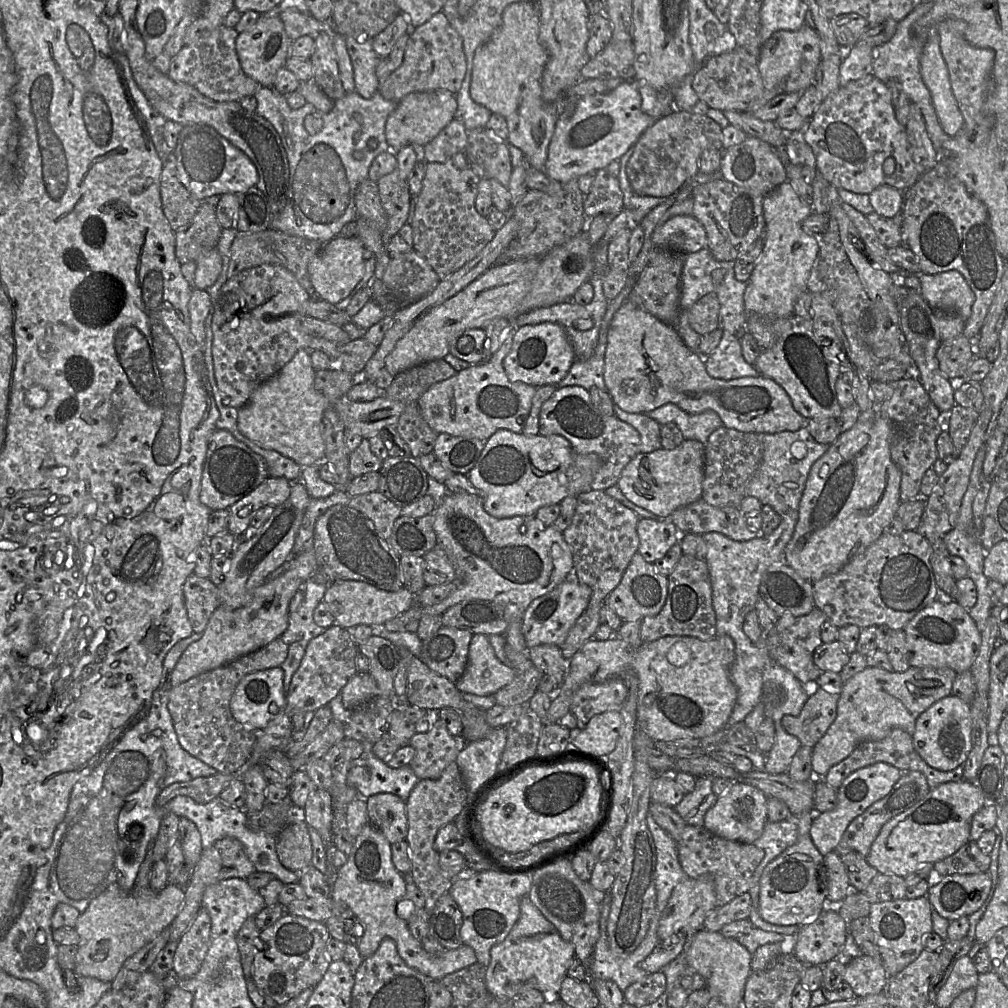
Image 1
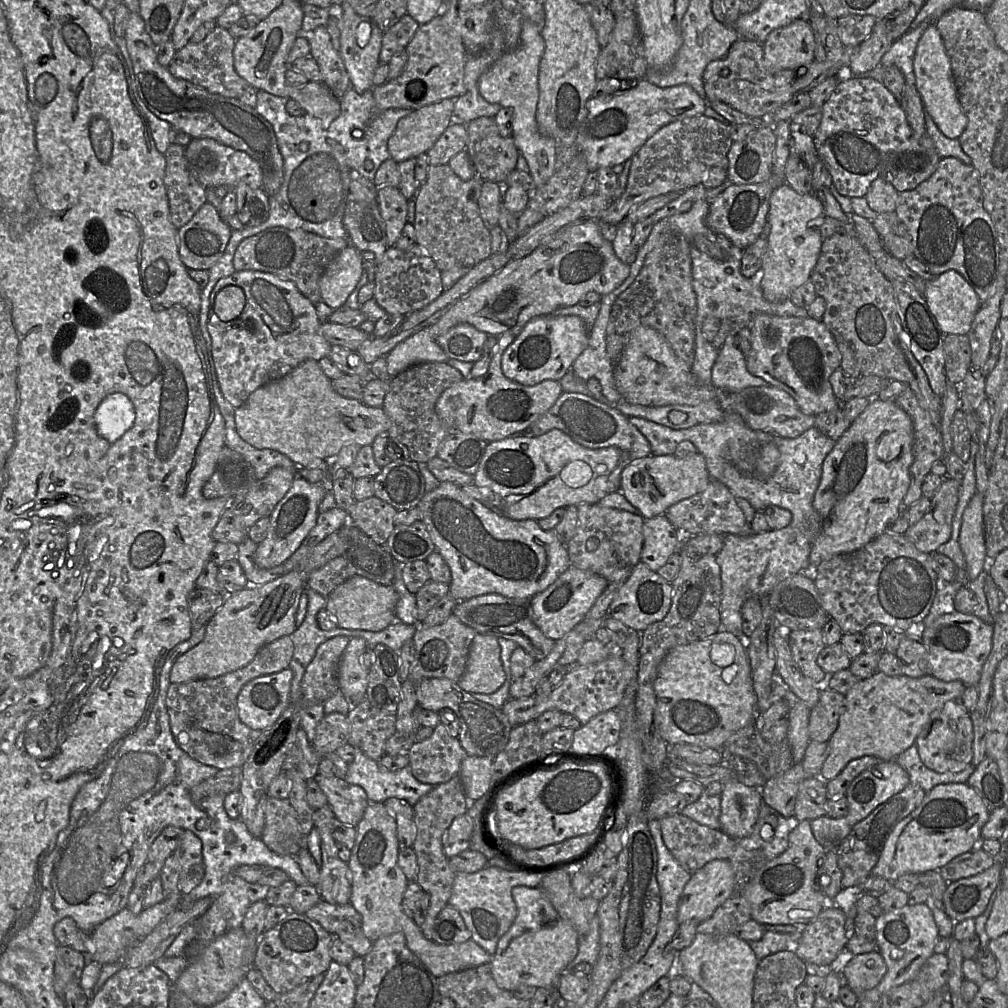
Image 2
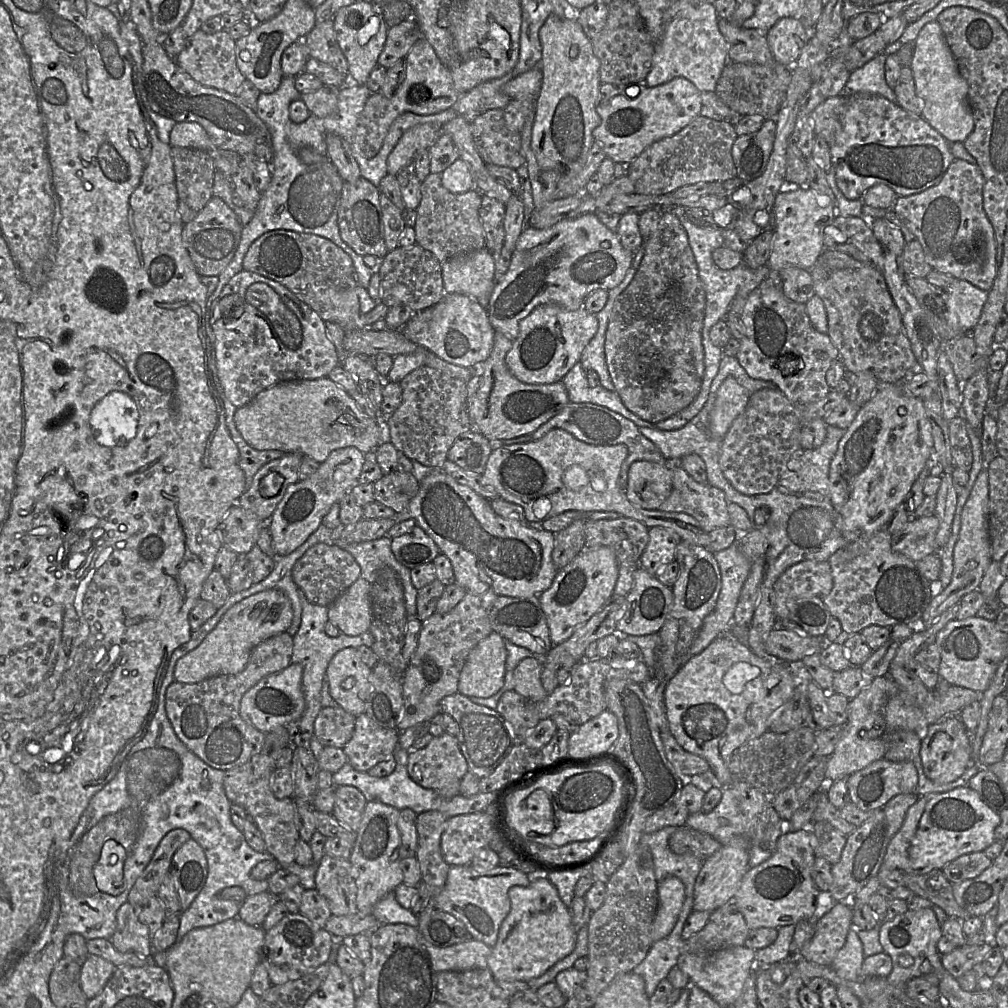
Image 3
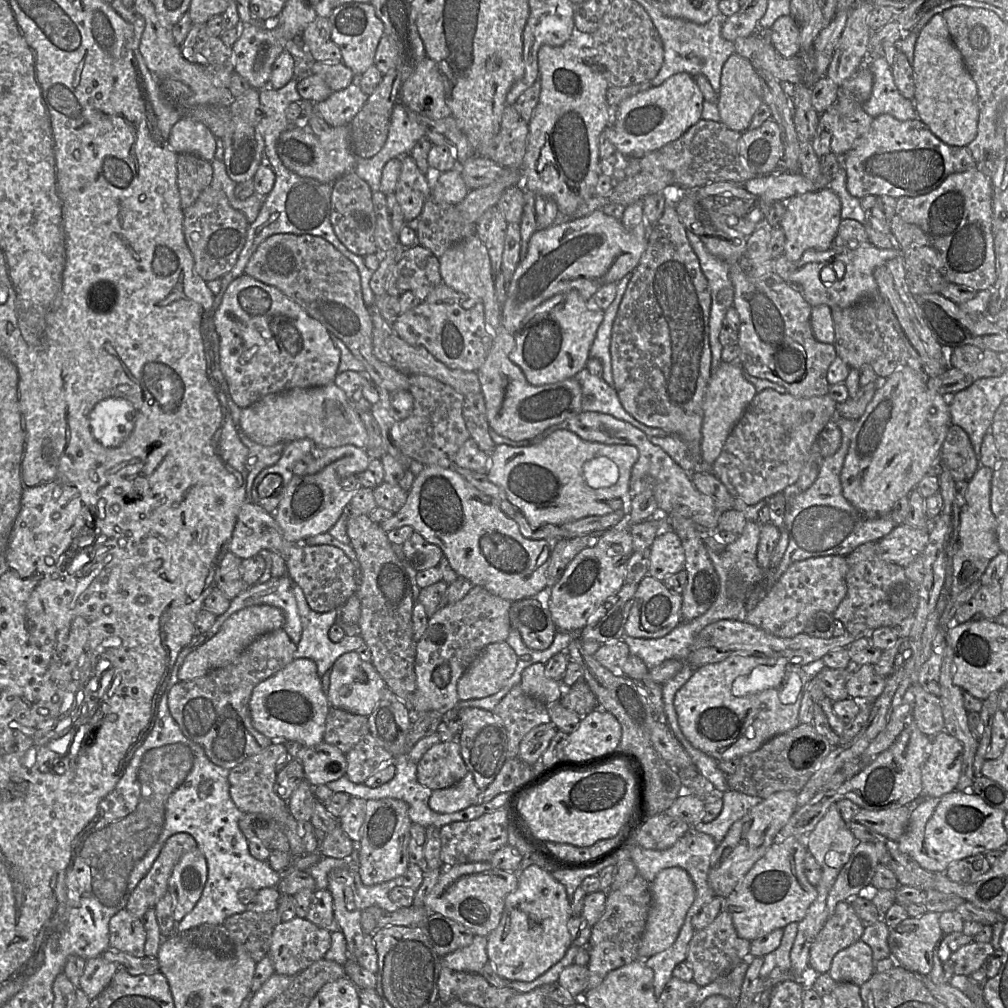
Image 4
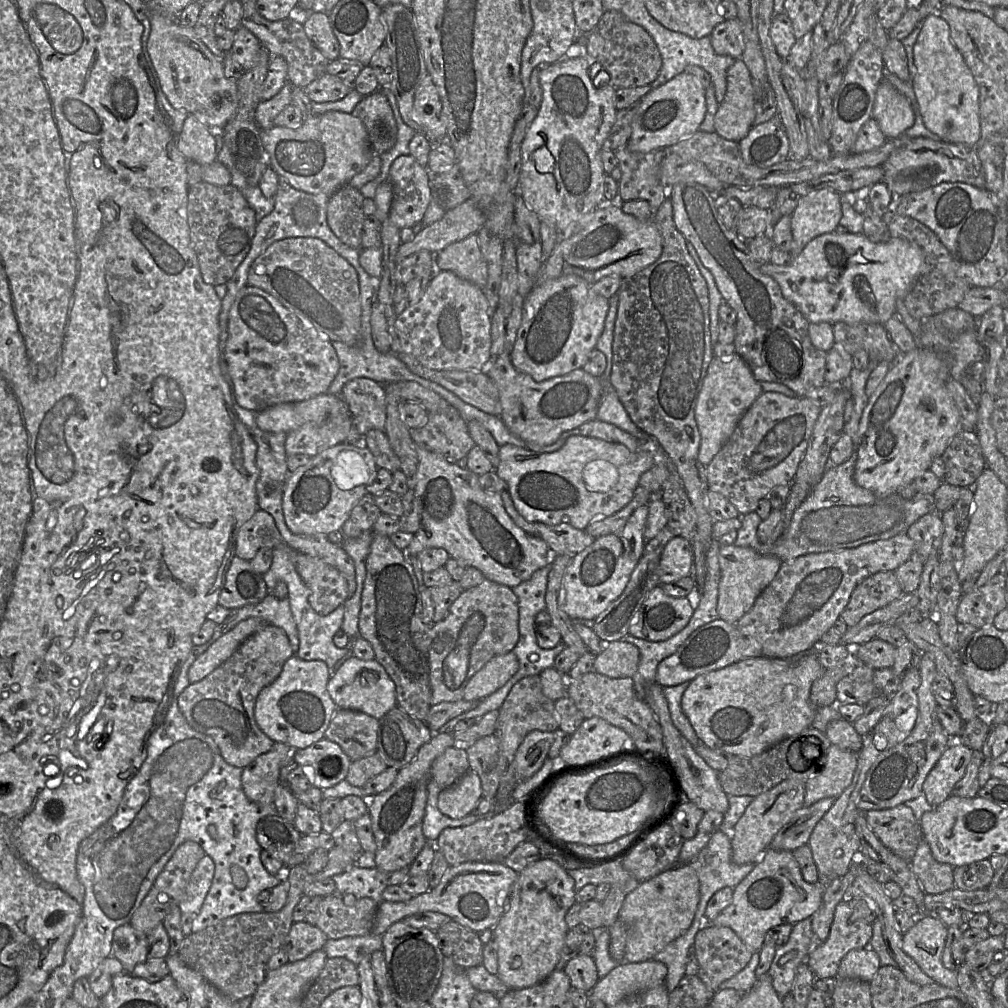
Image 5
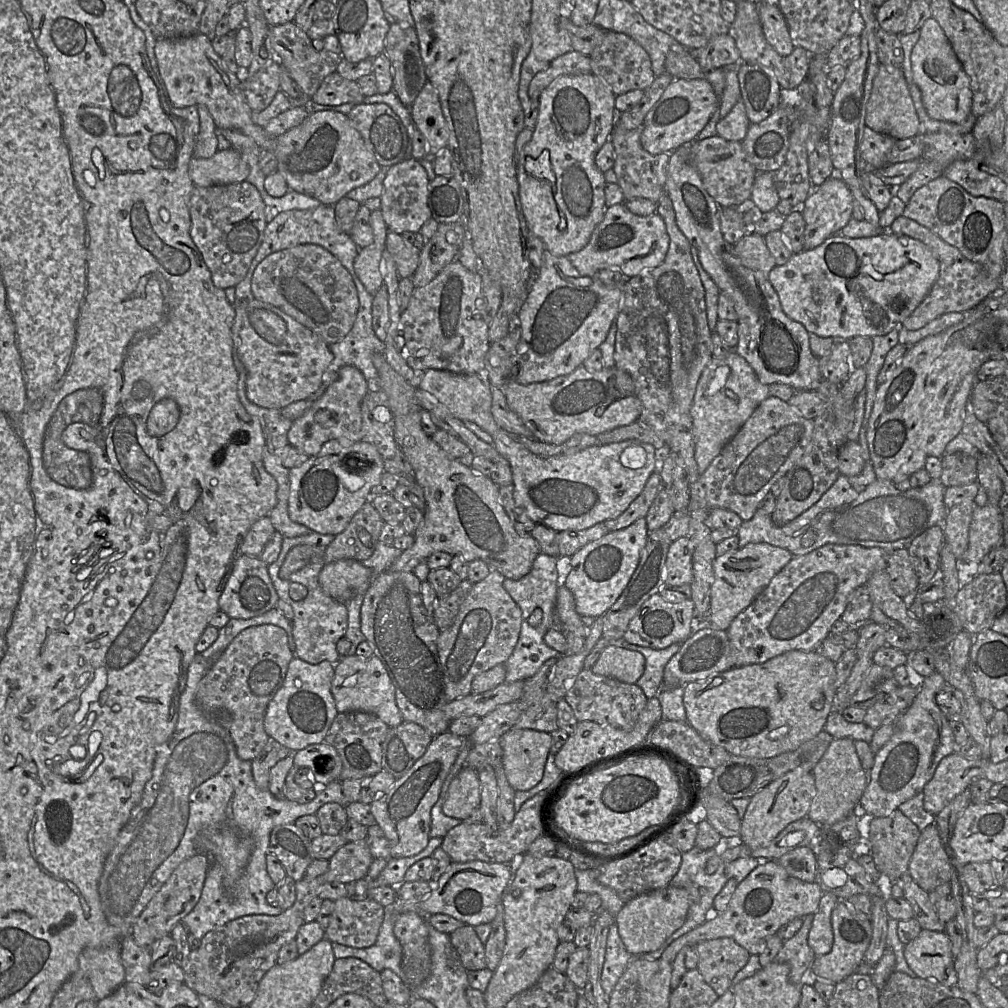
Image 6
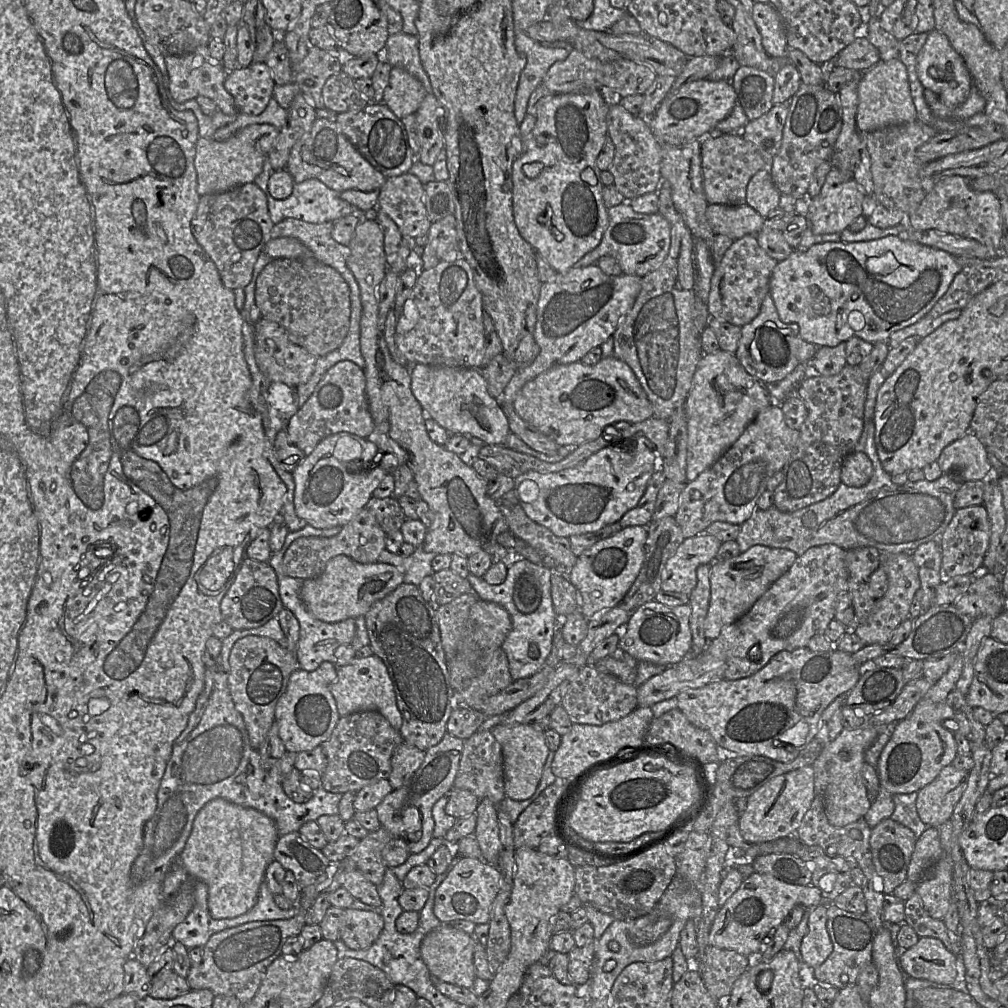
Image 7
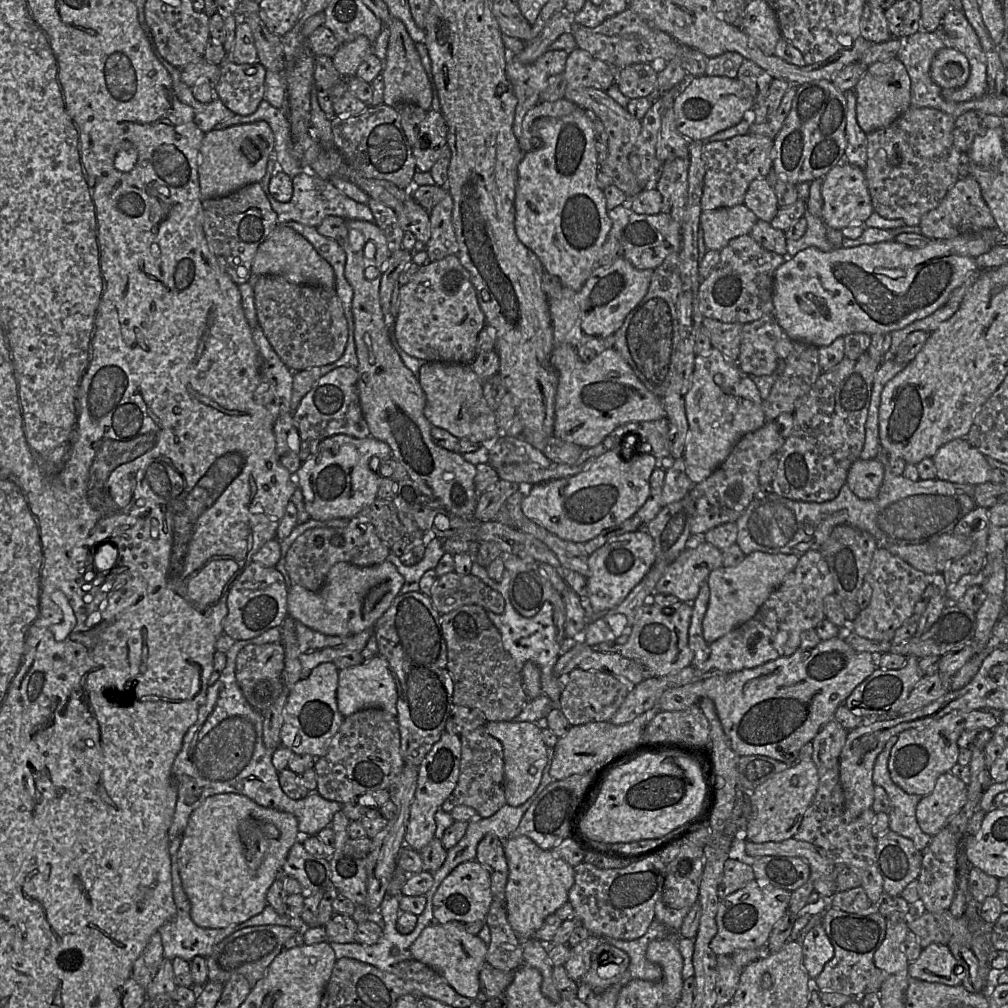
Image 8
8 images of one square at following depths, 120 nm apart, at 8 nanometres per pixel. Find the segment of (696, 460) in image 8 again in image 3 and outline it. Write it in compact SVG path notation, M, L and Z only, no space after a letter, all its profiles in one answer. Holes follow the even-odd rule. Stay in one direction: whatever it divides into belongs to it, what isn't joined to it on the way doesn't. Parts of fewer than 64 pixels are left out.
M733 377L726 378L720 385L713 410L710 414L709 433L722 440L733 421L745 410L749 392Z

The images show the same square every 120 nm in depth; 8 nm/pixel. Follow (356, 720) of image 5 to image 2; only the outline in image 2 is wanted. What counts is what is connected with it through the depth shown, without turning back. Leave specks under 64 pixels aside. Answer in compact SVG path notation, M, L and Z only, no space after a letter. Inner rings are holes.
M338 712L327 714L316 726L316 735L312 742L313 748L320 757L348 743L349 722L347 715Z

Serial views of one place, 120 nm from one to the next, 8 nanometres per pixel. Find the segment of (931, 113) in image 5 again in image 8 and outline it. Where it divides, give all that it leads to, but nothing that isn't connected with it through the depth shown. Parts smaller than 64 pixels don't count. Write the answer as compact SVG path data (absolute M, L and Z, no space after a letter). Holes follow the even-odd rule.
M944 47L935 54L930 67L930 75L942 89L956 89L967 82L970 65L961 52L954 48Z

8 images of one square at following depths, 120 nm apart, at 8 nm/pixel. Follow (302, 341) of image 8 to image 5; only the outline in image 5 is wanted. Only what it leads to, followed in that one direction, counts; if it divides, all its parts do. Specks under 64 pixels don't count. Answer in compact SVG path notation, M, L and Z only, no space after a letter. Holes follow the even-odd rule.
M290 237L272 243L250 266L248 285L258 287L275 297L287 309L310 321L332 342L355 346L361 339L360 286L355 268L319 238Z

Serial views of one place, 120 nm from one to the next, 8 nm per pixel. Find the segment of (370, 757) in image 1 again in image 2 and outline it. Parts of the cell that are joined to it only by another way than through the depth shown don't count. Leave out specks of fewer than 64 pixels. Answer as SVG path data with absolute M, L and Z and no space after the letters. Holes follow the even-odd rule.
M354 748L354 750L355 757L352 763L348 765L344 780L347 783L360 786L365 791L369 802L383 803L388 798L398 798L399 800L404 800L411 806L414 806L434 787L417 781L412 775L409 765L401 770L390 772L383 769L378 761L367 757L359 748Z

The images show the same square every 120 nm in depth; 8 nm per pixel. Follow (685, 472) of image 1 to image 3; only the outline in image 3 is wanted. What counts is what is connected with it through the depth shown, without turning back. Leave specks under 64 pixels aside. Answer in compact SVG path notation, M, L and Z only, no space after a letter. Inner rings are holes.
M638 460L631 464L625 493L635 506L659 510L672 491L673 473L669 466Z

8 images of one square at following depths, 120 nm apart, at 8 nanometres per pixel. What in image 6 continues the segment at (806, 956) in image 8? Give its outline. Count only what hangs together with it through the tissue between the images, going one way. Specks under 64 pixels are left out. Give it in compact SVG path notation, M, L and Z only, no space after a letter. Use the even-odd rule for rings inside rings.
M822 893L817 911L813 914L812 925L808 934L808 945L815 956L829 953L833 946L831 914L839 902L832 893Z

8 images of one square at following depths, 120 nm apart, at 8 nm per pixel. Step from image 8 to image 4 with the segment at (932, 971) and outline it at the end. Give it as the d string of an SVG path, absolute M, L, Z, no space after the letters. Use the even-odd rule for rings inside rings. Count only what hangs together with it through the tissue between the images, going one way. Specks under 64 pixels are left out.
M928 911L919 917L908 917L890 929L888 946L898 966L924 976L931 972L934 951L944 936L939 924L940 914Z

